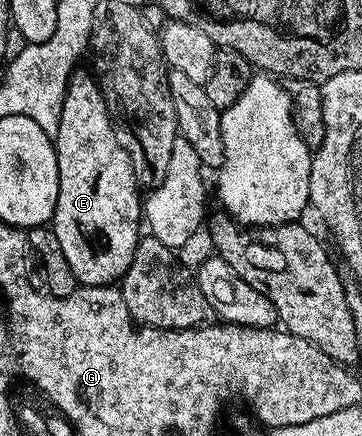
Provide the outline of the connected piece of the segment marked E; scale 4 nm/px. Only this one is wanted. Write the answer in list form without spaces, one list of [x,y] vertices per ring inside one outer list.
[[[74,71],[73,76],[69,79],[69,89],[65,91],[63,110],[59,114],[59,130],[55,137],[55,143],[57,145],[57,165],[59,166],[59,198],[53,211],[51,227],[55,238],[59,238],[59,246],[63,246],[63,255],[67,258],[67,263],[71,265],[71,270],[75,270],[75,278],[77,279],[78,285],[113,286],[120,281],[121,277],[125,275],[125,271],[131,266],[131,258],[137,249],[139,233],[143,228],[143,196],[142,193],[137,193],[139,181],[137,175],[133,172],[129,155],[125,153],[125,147],[120,142],[118,129],[114,125],[113,117],[109,114],[109,107],[106,106],[105,99],[101,93],[101,85],[88,71],[86,71],[87,73],[81,71]]]

